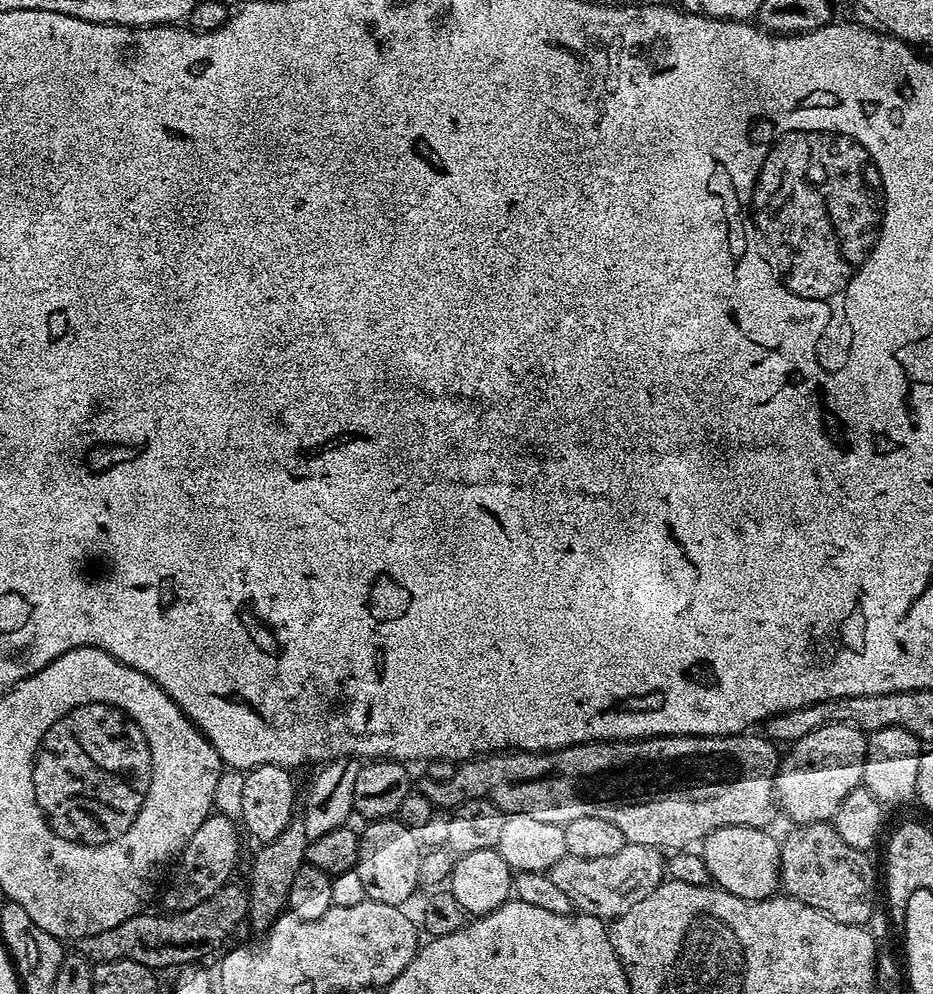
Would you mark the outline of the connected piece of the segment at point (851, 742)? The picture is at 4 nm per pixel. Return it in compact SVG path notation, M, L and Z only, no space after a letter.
M835 724L822 726L806 738L797 740L783 753L776 769L776 799L781 813L792 819L793 825L819 824L831 821L832 815L842 806L842 798L850 794L850 790L861 787L864 779L864 755L868 753L868 736L859 732L854 726Z

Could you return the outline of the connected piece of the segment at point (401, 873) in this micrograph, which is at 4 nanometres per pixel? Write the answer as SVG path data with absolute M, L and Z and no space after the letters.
M389 818L386 820L373 820L363 825L359 833L360 849L356 859L356 873L361 876L362 883L368 895L368 899L374 902L386 902L397 906L407 905L407 900L416 892L416 887L421 887L420 865L422 863L422 845L413 829L409 828L398 818Z

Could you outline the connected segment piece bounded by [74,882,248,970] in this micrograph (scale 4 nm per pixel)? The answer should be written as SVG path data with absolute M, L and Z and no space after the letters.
M229 882L218 890L208 893L206 902L192 903L190 910L161 915L161 920L152 928L152 920L145 914L137 914L126 918L126 922L118 922L118 926L110 926L110 930L98 930L98 934L86 934L75 941L74 948L79 955L85 956L88 963L95 966L102 962L118 962L129 960L153 970L160 968L179 969L181 966L200 962L207 952L212 952L236 927L245 923L248 914L248 889L243 883Z

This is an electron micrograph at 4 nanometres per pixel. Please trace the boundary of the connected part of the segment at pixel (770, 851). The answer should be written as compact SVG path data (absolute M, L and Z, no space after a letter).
M726 826L714 830L702 842L702 855L711 883L747 900L766 900L777 895L780 883L780 840L762 828Z

